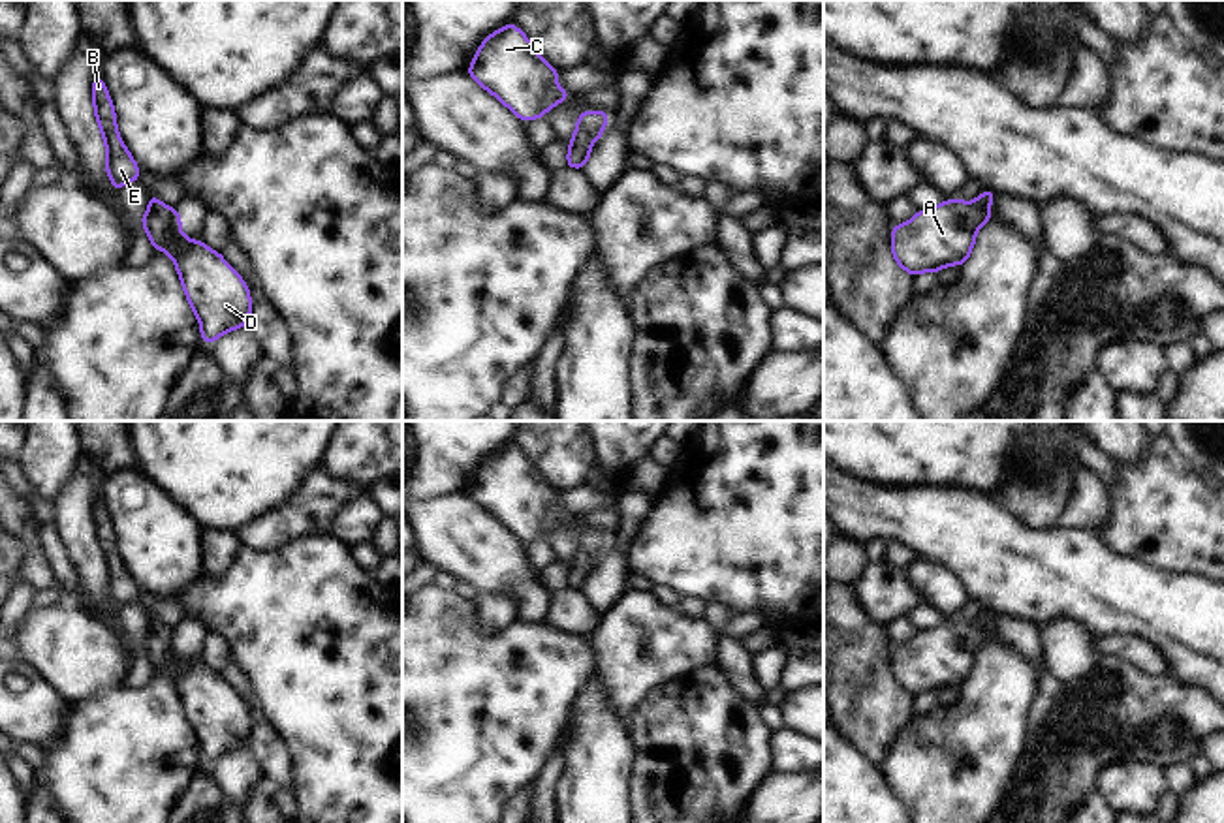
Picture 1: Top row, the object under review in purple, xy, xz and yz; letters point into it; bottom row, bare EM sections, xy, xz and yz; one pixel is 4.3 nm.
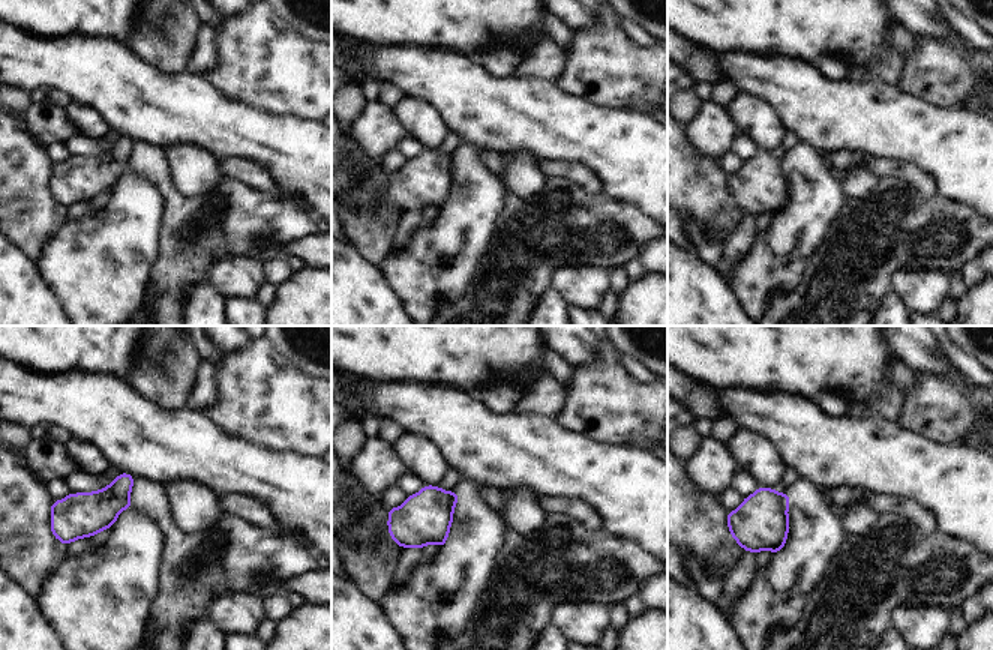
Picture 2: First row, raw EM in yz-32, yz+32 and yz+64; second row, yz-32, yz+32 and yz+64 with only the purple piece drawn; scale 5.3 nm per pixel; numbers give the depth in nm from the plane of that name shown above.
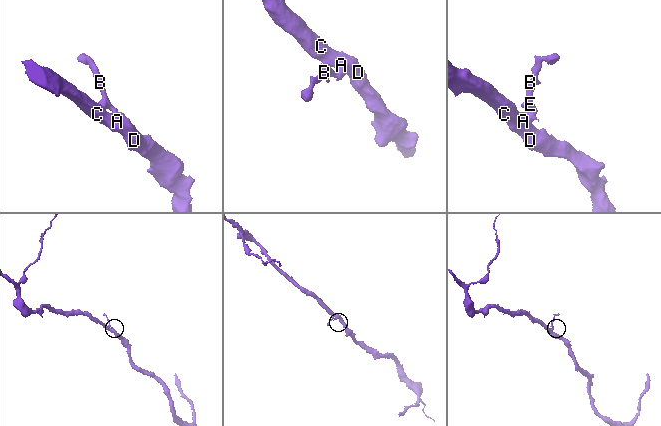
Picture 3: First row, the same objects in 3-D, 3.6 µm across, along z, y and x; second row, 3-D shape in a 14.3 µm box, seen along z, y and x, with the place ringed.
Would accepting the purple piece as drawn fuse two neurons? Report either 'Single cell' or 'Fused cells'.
Single cell

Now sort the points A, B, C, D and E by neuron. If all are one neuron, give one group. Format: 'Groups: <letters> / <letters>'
Groups: A B C D E

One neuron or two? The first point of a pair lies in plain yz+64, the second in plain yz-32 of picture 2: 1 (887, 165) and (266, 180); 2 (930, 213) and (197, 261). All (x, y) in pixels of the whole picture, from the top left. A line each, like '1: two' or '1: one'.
1: one
2: one

